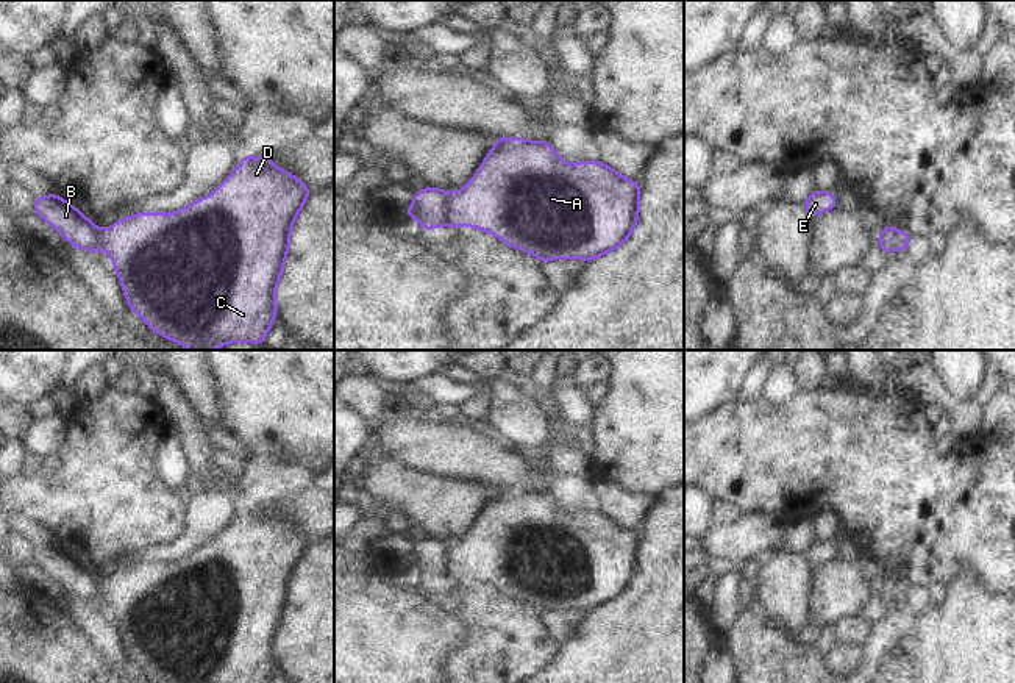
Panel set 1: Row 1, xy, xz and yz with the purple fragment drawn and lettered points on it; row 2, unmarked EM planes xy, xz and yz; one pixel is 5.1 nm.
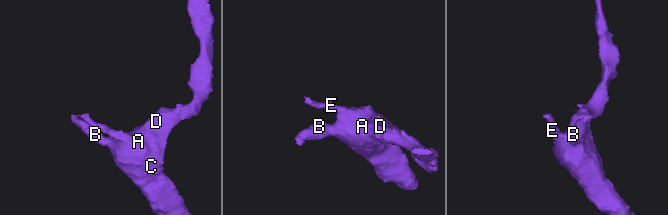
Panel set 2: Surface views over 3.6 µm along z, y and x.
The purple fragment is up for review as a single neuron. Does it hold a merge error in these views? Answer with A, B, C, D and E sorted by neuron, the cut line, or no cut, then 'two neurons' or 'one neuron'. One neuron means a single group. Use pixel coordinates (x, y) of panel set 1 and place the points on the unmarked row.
A C D E / B | xz (453, 544), (448, 572) | two neurons

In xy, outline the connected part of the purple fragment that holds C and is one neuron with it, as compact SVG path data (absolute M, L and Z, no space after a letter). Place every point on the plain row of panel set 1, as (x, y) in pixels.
M244 505L233 524L211 544L175 563L139 563L103 578L102 599L111 605L130 661L156 683L269 683L278 664L275 641L281 630L294 570L311 539L276 517L272 505Z

